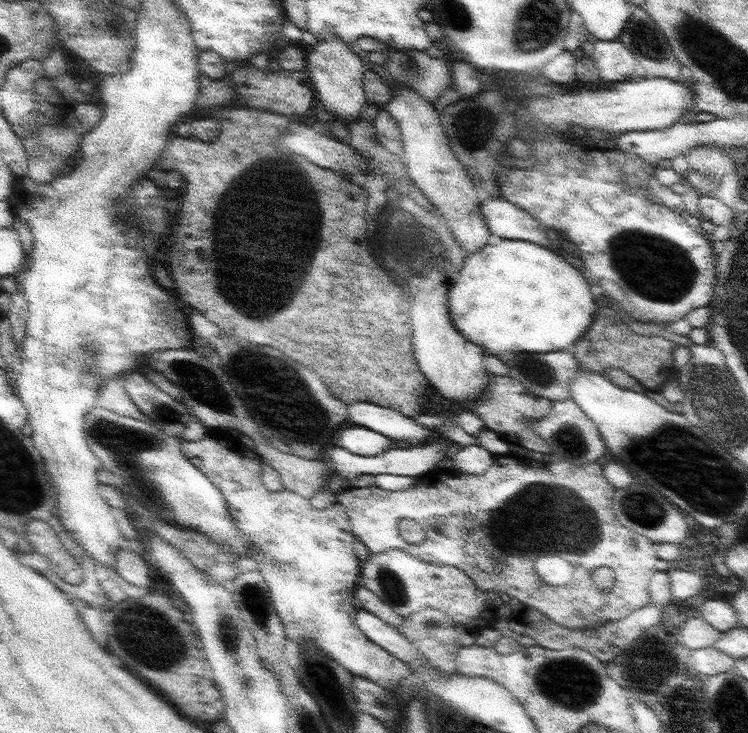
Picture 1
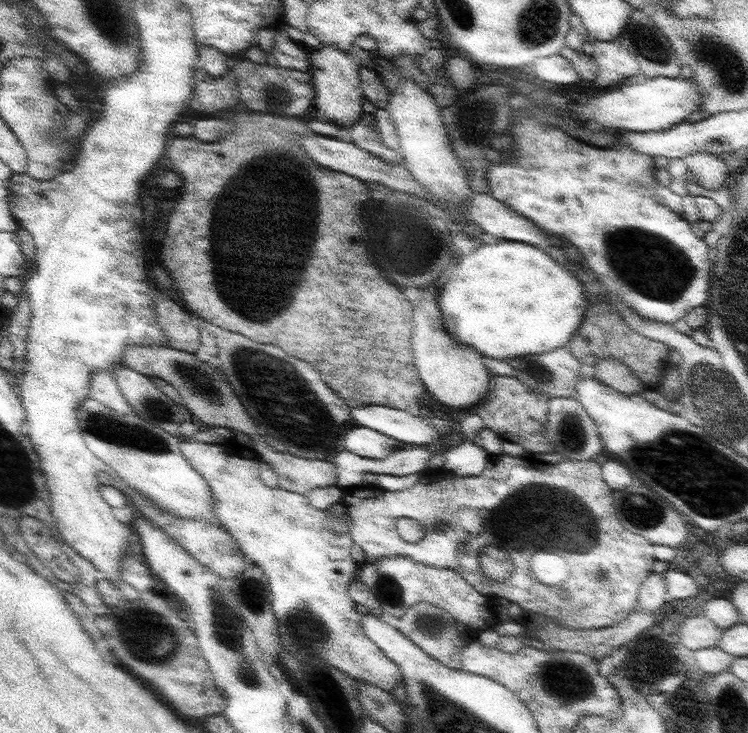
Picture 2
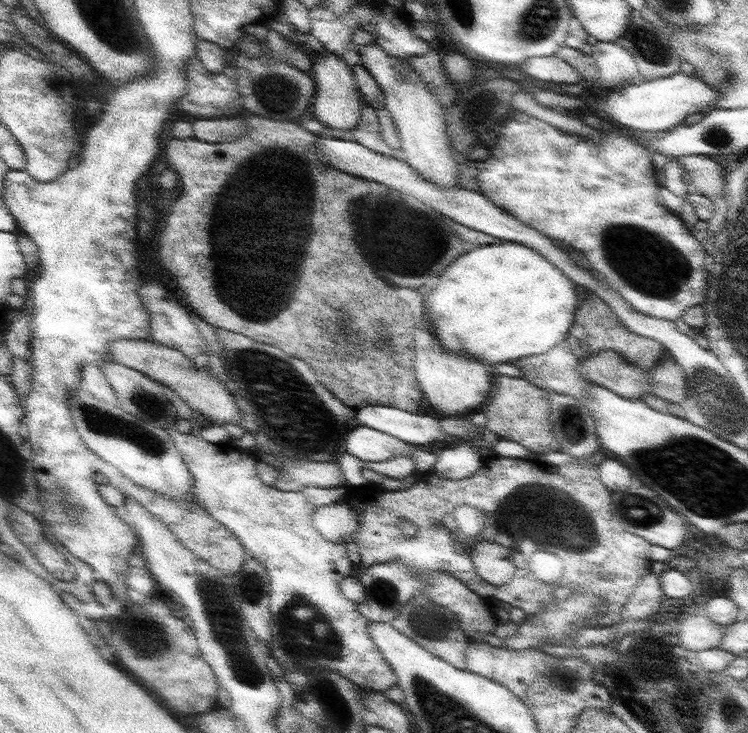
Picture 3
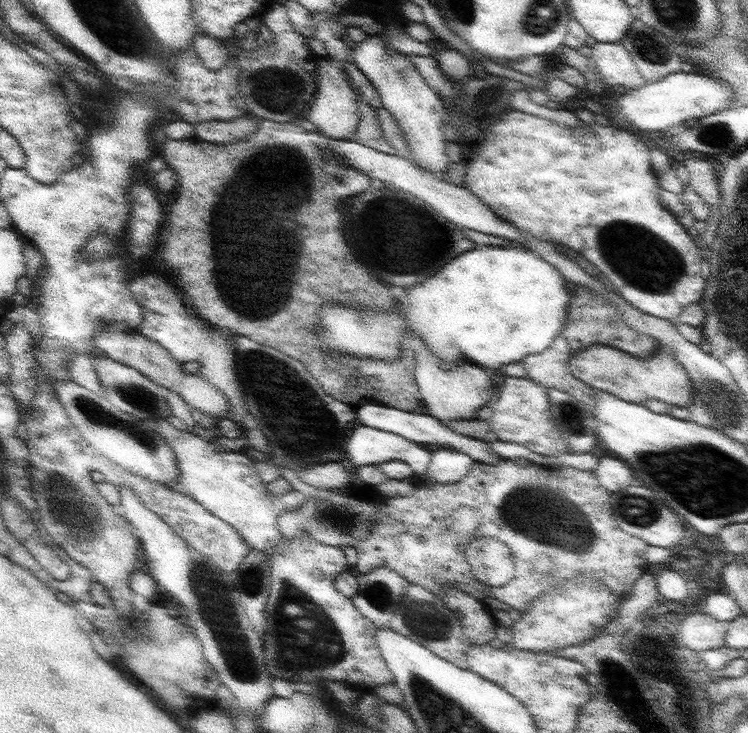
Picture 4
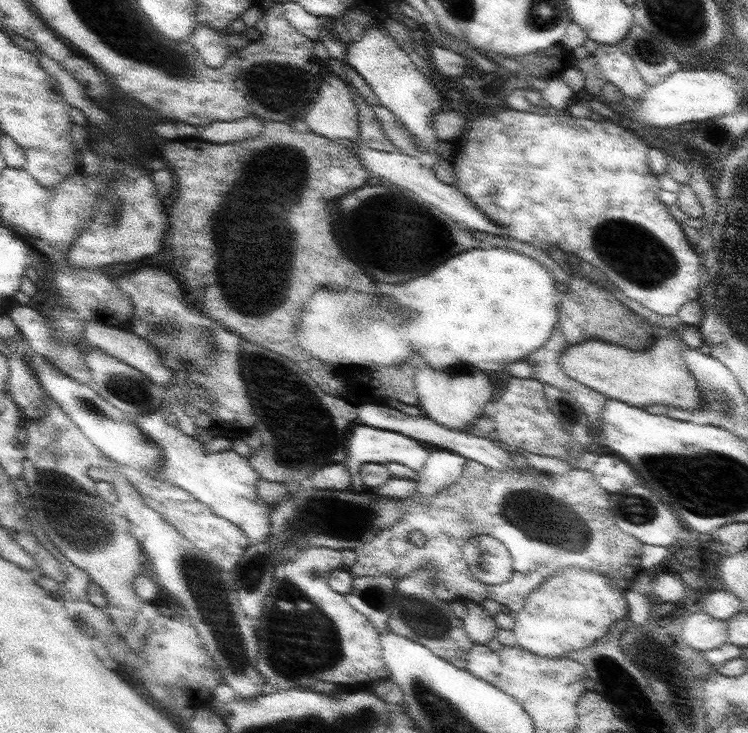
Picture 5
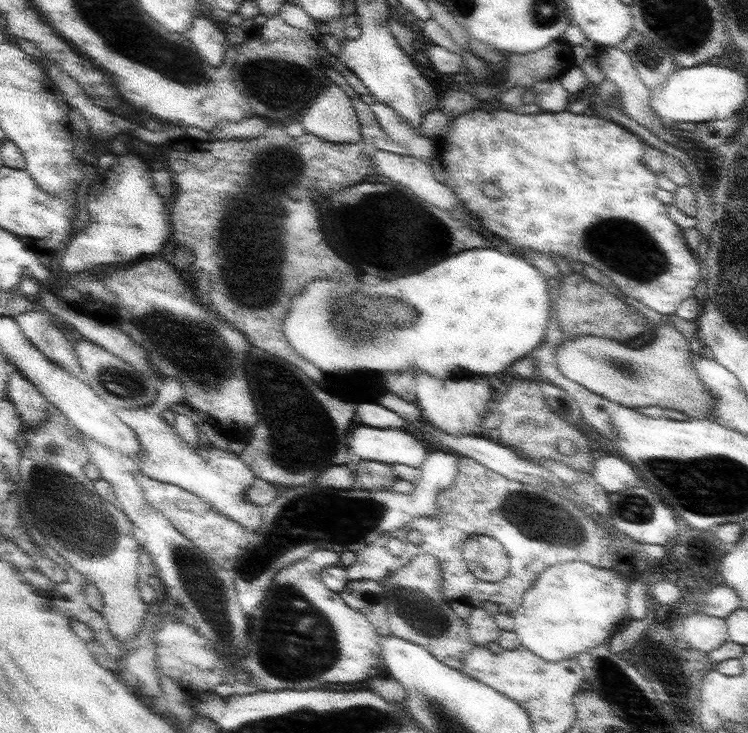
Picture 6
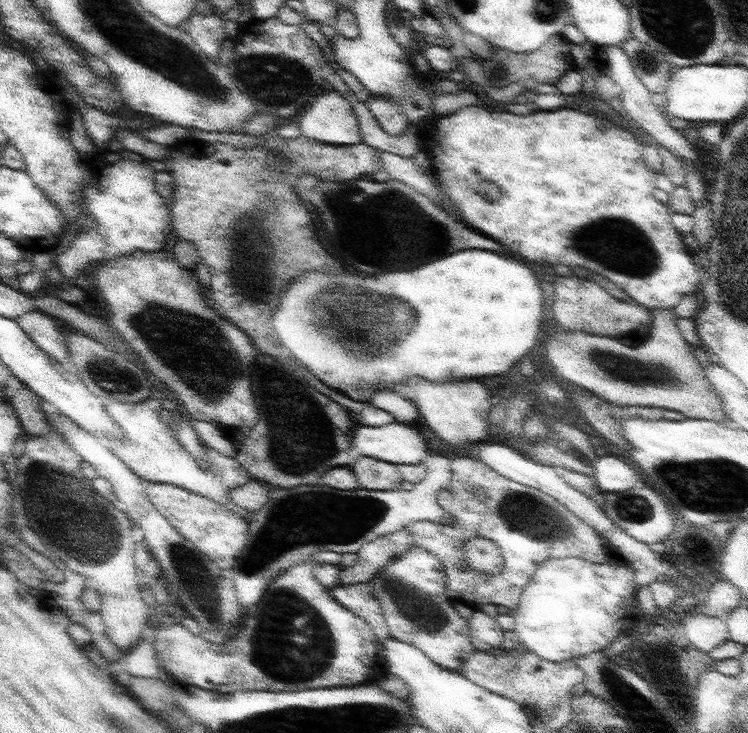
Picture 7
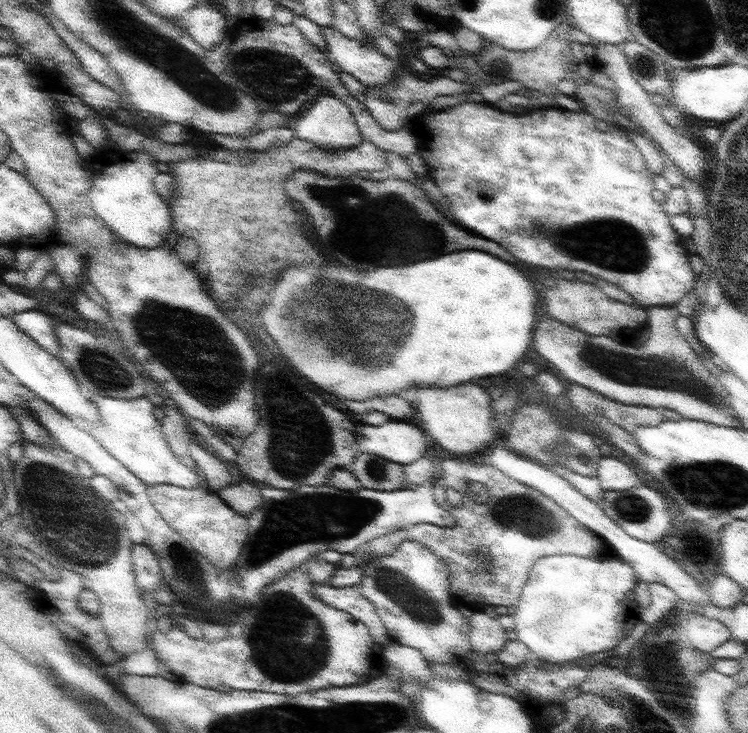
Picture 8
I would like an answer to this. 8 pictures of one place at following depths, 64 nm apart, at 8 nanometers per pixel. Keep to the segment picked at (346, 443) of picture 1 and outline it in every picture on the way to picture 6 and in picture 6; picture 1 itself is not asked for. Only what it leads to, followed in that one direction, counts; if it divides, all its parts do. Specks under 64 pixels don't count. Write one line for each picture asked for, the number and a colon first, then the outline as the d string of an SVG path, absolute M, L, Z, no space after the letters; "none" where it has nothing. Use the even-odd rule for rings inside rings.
2: M357 426L357 428L349 430L343 442L345 442L345 450L353 452L355 456L377 458L377 460L389 456L391 452L395 452L399 448L405 448L405 444L401 444L399 440L393 440L393 438L389 438L377 430L365 428L365 426Z
3: M359 426L351 430L347 438L347 452L361 458L363 462L383 462L383 460L391 460L393 456L411 452L417 462L415 472L425 472L425 474L431 472L439 460L439 456L435 456L425 448L409 446L403 440L389 434L381 434L379 430L373 430L369 426Z
4: M357 426L347 442L345 452L357 470L361 466L379 466L383 462L401 460L407 462L419 476L427 472L433 456L433 452L405 440L399 434L375 430L371 426Z
5: M359 424L355 428L355 432L351 434L349 438L349 444L347 444L347 468L349 468L349 474L351 474L351 482L353 486L359 486L359 470L361 466L365 464L389 464L389 462L399 462L399 464L405 464L409 466L411 470L415 472L421 472L425 462L429 458L429 450L423 448L421 442L405 436L405 434L397 434L397 432L391 432L391 430L377 430L373 426L365 426L365 424Z
6: M359 424L351 432L349 440L349 452L351 458L359 458L355 462L349 462L349 470L353 476L357 476L355 468L359 462L381 462L387 466L411 466L421 468L423 462L429 458L425 446L415 438L413 432L405 432L399 428L373 428Z

